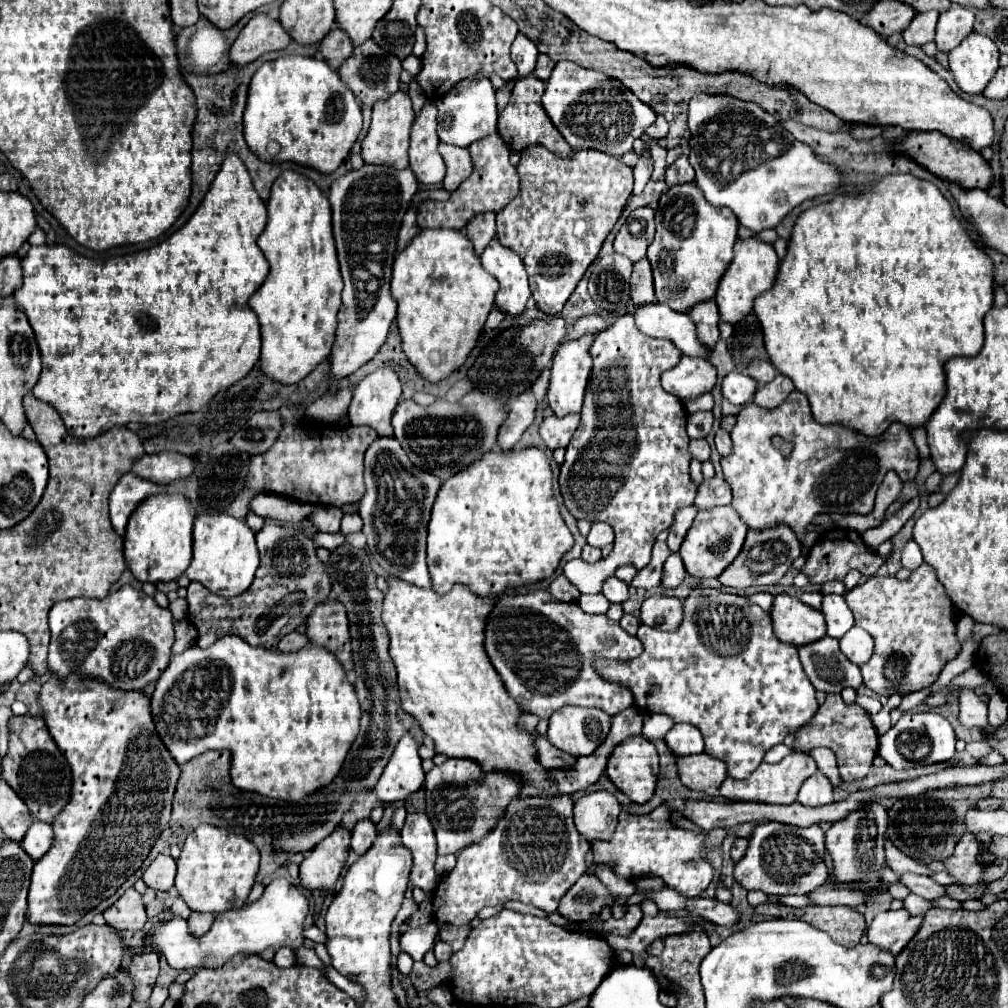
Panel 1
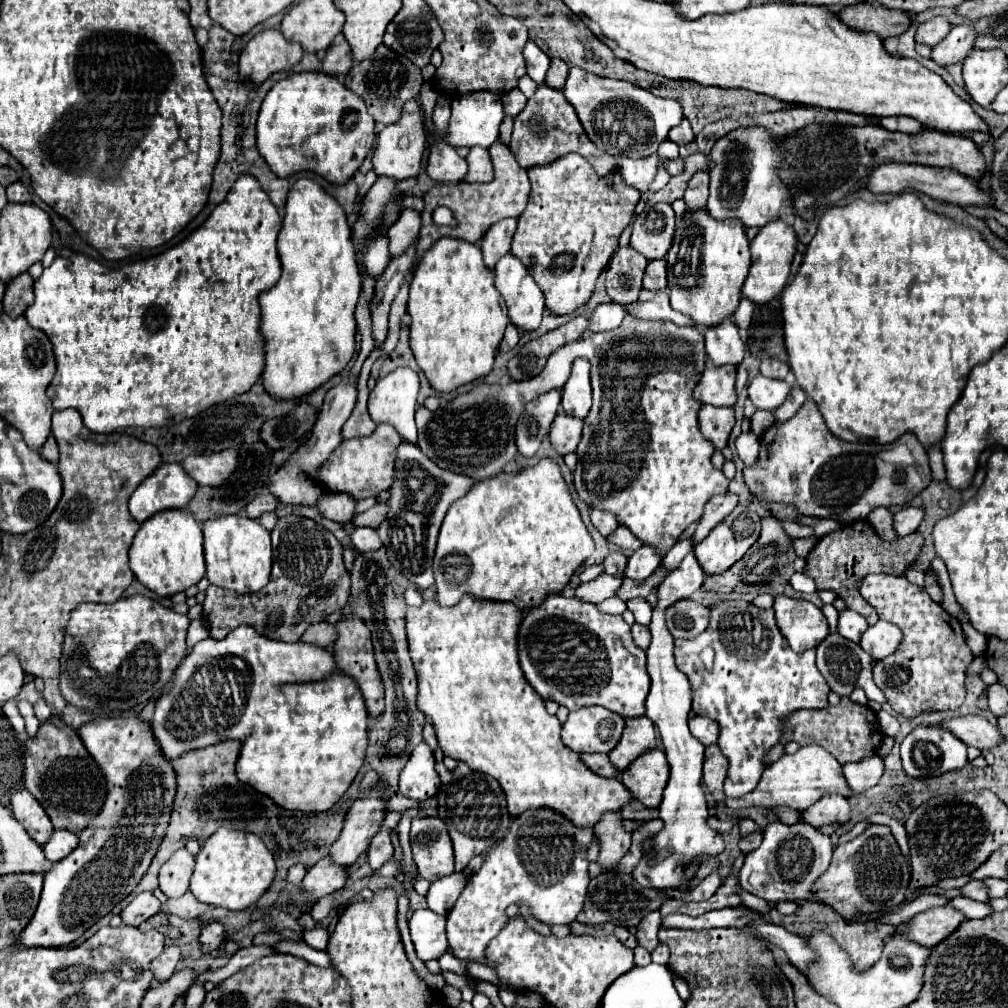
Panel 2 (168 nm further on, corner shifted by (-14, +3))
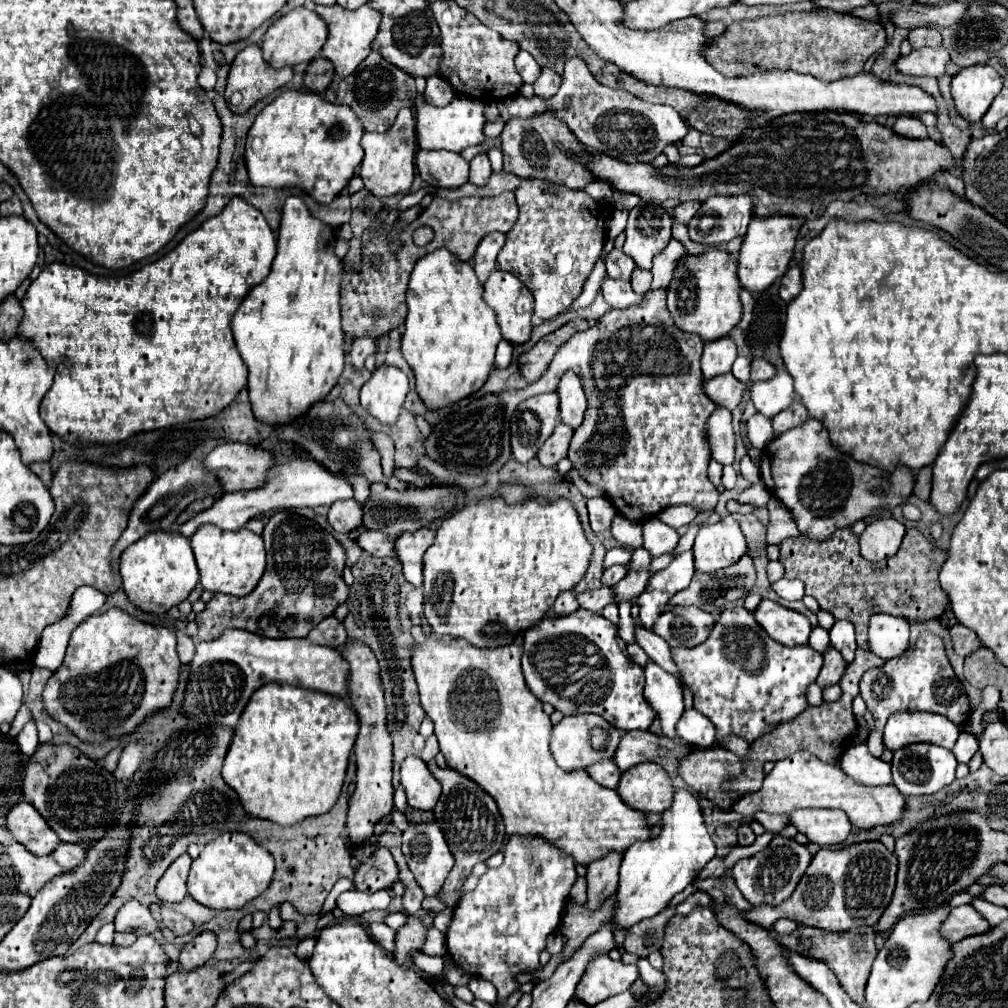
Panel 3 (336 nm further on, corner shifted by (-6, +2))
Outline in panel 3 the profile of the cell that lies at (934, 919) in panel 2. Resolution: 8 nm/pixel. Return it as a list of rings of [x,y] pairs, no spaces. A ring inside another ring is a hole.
[[[962,905],[962,907],[950,909],[948,917],[940,925],[940,935],[946,941],[956,943],[962,937],[978,935],[978,933],[984,933],[988,929],[990,929],[990,925],[986,919],[982,919],[970,905]]]

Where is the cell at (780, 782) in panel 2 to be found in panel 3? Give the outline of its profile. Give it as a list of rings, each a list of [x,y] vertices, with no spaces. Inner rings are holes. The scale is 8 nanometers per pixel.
[[[796,751],[790,757],[784,757],[774,763],[774,769],[764,777],[762,789],[746,793],[732,803],[732,811],[752,817],[756,811],[766,813],[792,813],[796,809],[810,807],[840,807],[852,825],[870,829],[876,825],[888,825],[902,817],[904,795],[894,785],[884,787],[866,787],[852,781],[838,765],[824,763],[816,759],[810,751]]]

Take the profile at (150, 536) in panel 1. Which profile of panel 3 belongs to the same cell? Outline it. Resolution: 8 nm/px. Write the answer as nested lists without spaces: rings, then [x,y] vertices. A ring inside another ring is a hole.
[[[148,531],[148,535],[132,543],[120,557],[120,575],[130,601],[150,613],[164,613],[182,603],[198,585],[198,567],[194,563],[190,541],[178,531]]]

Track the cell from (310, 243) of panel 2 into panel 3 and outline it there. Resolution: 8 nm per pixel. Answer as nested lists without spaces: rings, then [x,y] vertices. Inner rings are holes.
[[[288,197],[280,219],[278,253],[272,271],[246,295],[232,319],[236,347],[248,367],[248,393],[254,417],[264,423],[288,423],[308,411],[312,403],[322,401],[330,393],[344,369],[344,331],[340,325],[340,283],[344,277],[344,263],[334,253],[334,245],[334,227],[316,219],[302,197]]]

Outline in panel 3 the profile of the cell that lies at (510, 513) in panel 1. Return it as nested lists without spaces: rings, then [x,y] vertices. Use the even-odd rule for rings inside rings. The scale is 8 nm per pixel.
[[[502,495],[474,497],[468,505],[442,519],[434,543],[424,553],[424,615],[436,635],[462,637],[476,647],[508,645],[518,631],[534,627],[562,591],[574,589],[588,569],[590,555],[592,545],[568,499],[560,497],[546,505],[538,499],[526,499],[508,505]]]

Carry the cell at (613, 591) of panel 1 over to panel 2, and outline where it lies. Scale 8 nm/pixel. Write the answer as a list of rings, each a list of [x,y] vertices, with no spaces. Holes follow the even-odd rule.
[[[634,598],[632,602],[628,602],[628,610],[634,614],[634,618],[636,618],[638,624],[642,624],[642,626],[650,624],[652,606],[644,598]]]

